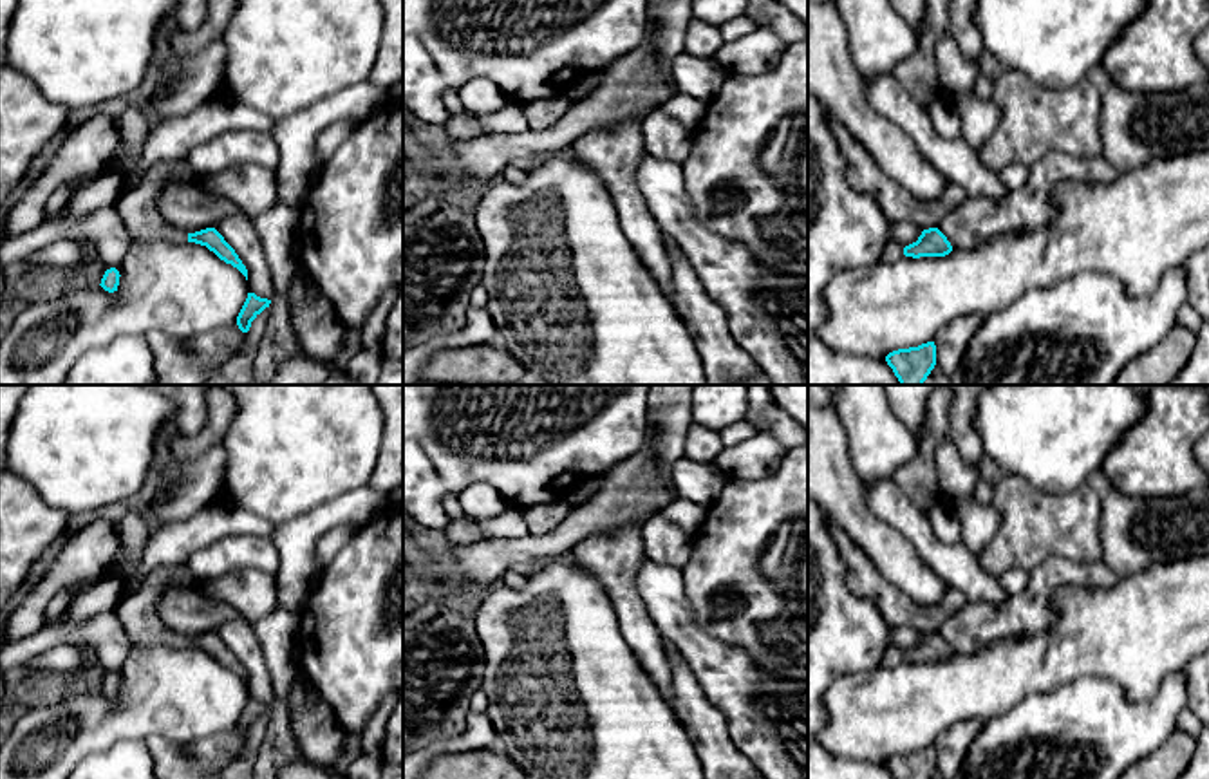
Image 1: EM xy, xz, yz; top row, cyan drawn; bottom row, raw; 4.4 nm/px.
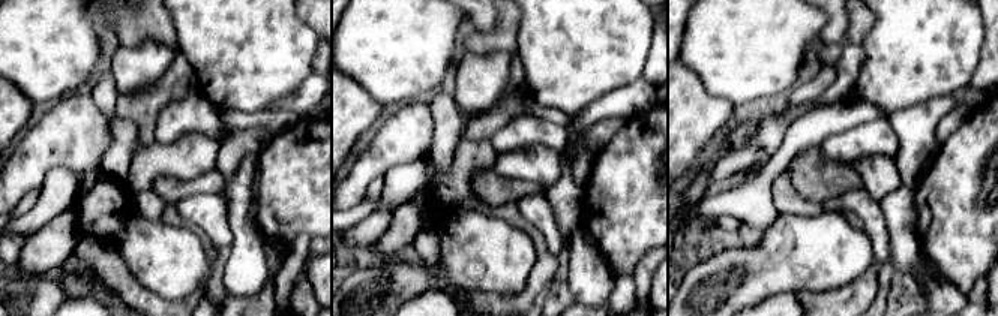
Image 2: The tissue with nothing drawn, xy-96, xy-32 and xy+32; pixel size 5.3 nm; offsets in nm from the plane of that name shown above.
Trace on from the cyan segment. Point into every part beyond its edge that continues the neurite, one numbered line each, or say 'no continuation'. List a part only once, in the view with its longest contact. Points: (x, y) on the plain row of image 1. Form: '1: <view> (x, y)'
no continuation

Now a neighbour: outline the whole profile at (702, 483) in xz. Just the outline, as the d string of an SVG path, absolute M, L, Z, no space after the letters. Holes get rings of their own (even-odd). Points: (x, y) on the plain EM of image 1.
M687 457L672 465L672 486L678 497L708 510L730 477L714 463L699 463Z

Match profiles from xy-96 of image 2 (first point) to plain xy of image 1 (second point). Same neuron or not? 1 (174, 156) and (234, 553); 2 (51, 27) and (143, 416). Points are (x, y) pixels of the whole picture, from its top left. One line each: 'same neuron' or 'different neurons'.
1: different neurons
2: same neuron

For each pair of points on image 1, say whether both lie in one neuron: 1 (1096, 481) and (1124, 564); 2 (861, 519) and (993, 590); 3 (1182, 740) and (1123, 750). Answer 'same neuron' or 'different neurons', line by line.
1: same neuron
2: different neurons
3: different neurons

